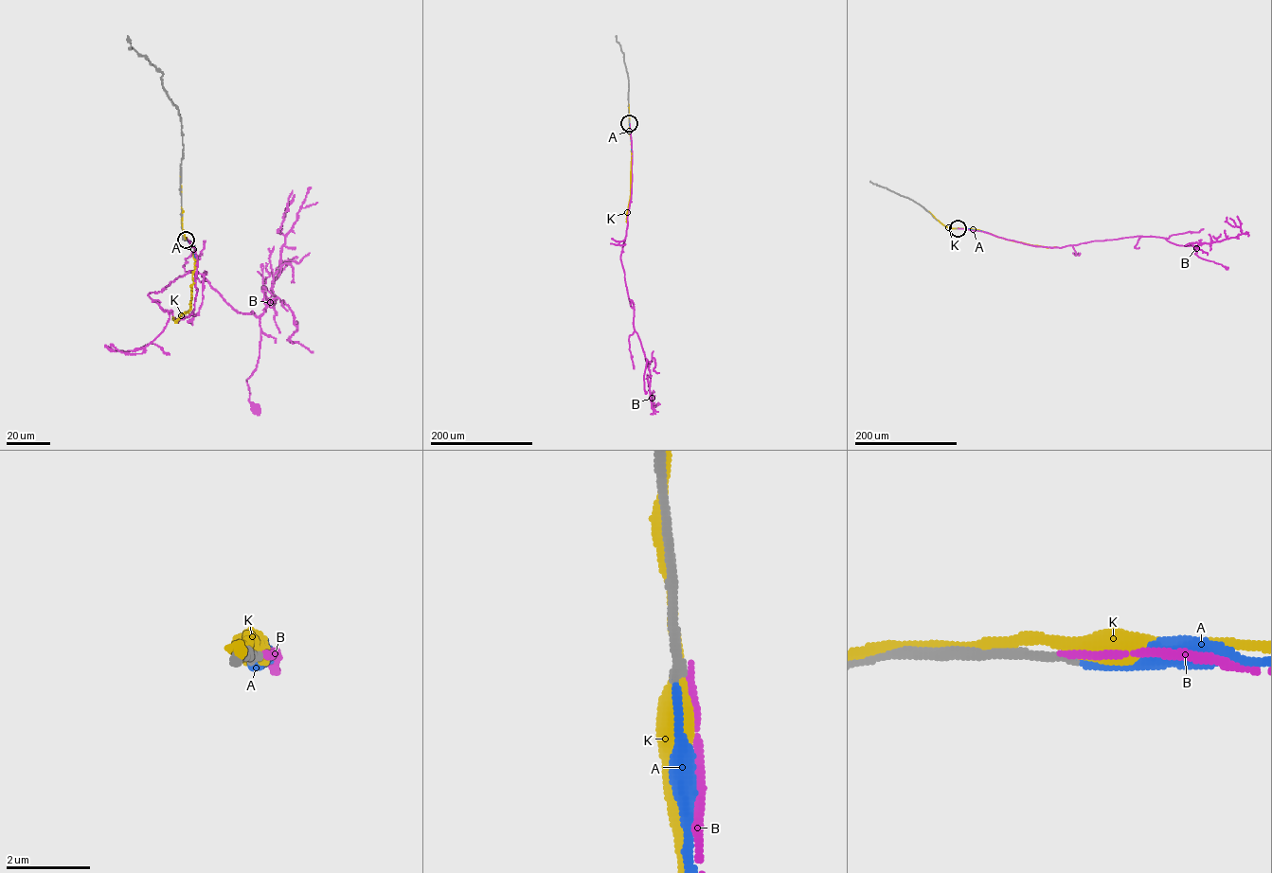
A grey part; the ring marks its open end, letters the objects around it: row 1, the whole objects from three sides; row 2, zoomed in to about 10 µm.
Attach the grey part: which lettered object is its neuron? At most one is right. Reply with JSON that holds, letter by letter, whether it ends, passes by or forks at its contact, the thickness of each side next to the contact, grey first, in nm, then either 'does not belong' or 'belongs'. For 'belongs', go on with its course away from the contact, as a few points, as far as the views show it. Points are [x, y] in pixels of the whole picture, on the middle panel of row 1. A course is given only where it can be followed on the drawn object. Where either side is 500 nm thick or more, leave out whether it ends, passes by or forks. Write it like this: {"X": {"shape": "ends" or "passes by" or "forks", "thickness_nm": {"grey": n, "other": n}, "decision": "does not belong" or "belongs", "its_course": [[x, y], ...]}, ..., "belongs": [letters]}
{"A": {"shape": "ends", "thickness_nm": {"grey": 240, "other": 170}, "decision": "belongs", "its_course": [[629, 123], [632, 154]]}, "B": {"shape": "ends", "thickness_nm": {"grey": 240, "other": 160}, "decision": "does not belong"}, "K": {"shape": "passes by", "thickness_nm": {"grey": 260, "other": 360}, "decision": "does not belong"}, "belongs": ["A"]}

